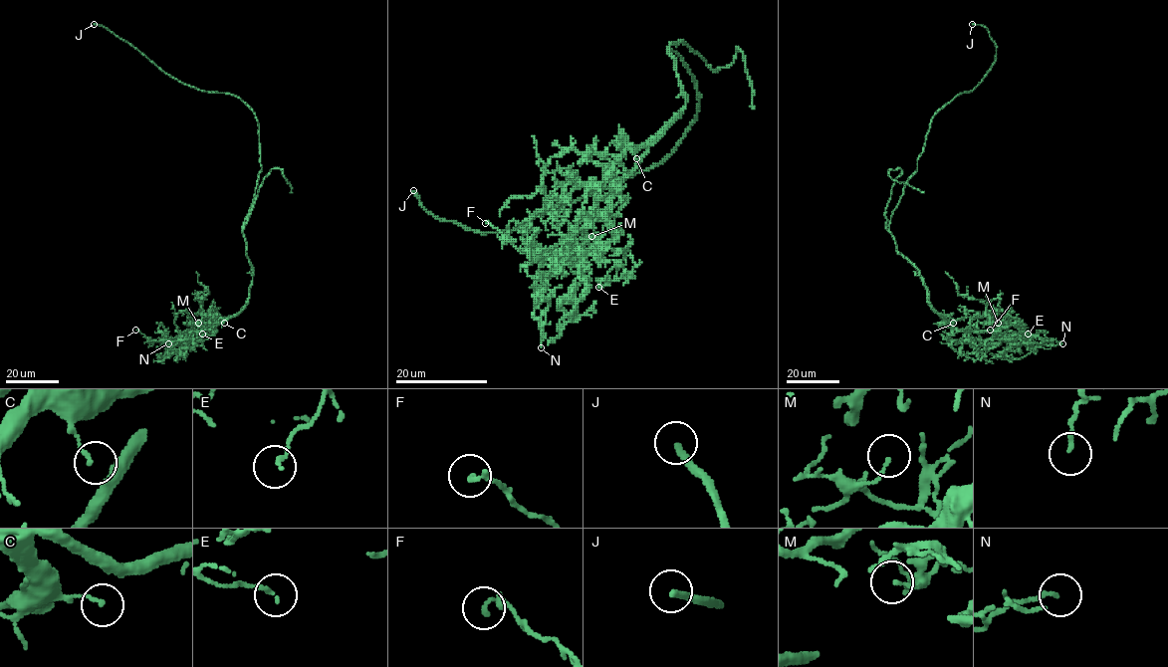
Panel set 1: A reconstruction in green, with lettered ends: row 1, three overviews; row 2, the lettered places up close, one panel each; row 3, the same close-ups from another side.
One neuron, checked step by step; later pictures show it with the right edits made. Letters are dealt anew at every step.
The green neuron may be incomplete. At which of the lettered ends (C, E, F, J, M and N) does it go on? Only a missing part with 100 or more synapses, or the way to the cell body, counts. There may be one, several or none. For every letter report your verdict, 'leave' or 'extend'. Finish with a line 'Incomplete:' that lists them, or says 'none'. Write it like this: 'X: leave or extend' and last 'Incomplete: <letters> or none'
C: leave
E: leave
F: leave
J: extend
M: leave
N: leave
Incomplete: J

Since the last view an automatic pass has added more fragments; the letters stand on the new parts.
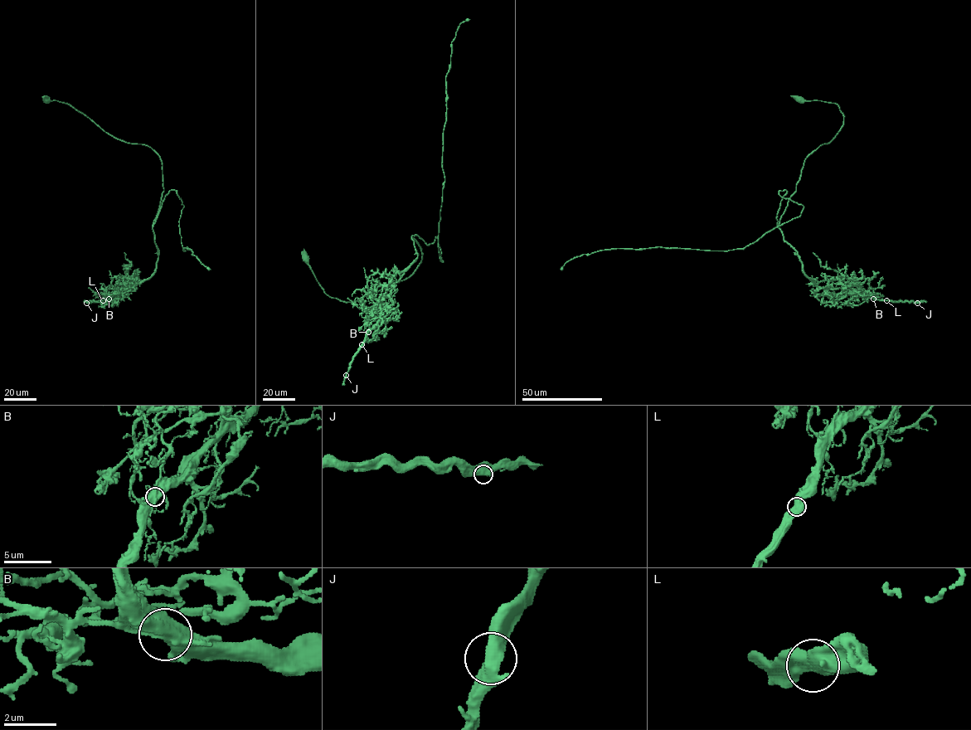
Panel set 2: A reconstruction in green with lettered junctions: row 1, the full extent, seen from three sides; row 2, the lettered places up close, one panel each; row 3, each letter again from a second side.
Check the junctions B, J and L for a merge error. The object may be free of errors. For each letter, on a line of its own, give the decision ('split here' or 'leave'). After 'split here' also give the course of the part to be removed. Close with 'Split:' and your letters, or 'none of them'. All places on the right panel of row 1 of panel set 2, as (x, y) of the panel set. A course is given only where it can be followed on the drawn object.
B: split here; foreign part runs (873, 299), (862, 291), (846, 291), (833, 297), (832, 301)
J: leave
L: leave
Split: B

